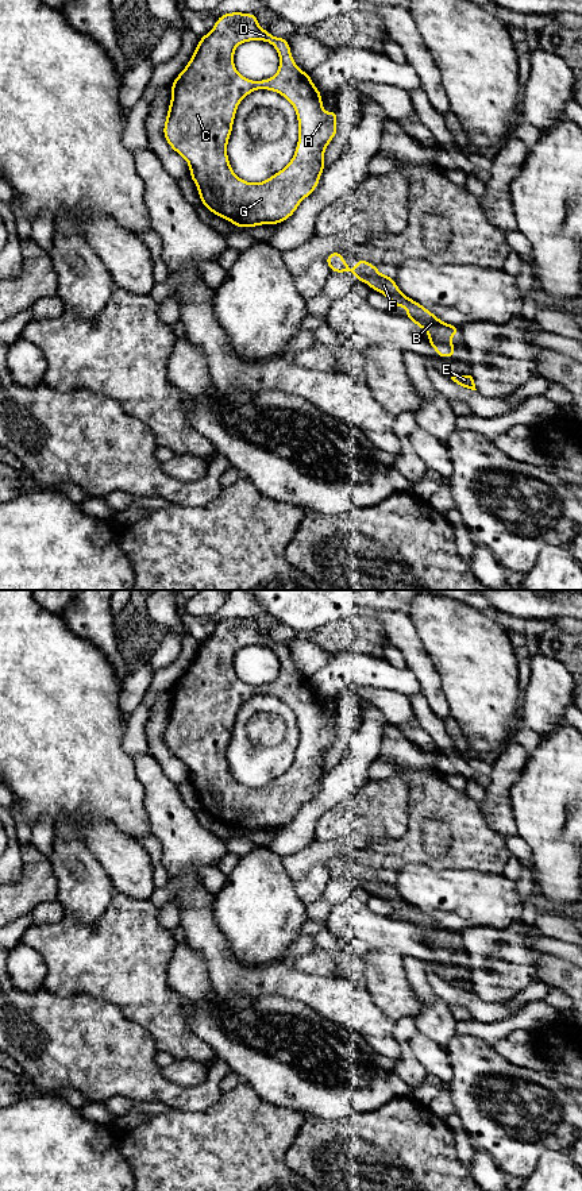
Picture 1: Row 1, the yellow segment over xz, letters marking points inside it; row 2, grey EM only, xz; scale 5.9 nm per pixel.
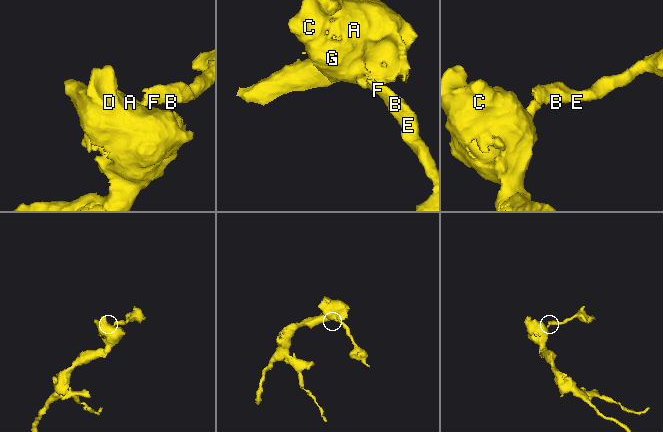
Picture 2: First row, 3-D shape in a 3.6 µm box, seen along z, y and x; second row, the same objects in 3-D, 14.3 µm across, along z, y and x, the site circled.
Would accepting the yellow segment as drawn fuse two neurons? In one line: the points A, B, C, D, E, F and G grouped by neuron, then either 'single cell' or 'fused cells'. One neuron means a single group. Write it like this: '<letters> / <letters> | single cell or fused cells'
A C D G / B E F | fused cells

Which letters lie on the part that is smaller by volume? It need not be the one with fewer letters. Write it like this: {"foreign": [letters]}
{"foreign": ["B", "E", "F"]}

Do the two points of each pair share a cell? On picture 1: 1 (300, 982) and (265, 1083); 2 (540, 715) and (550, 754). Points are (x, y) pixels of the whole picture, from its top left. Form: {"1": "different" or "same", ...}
{"1": "different", "2": "different"}

